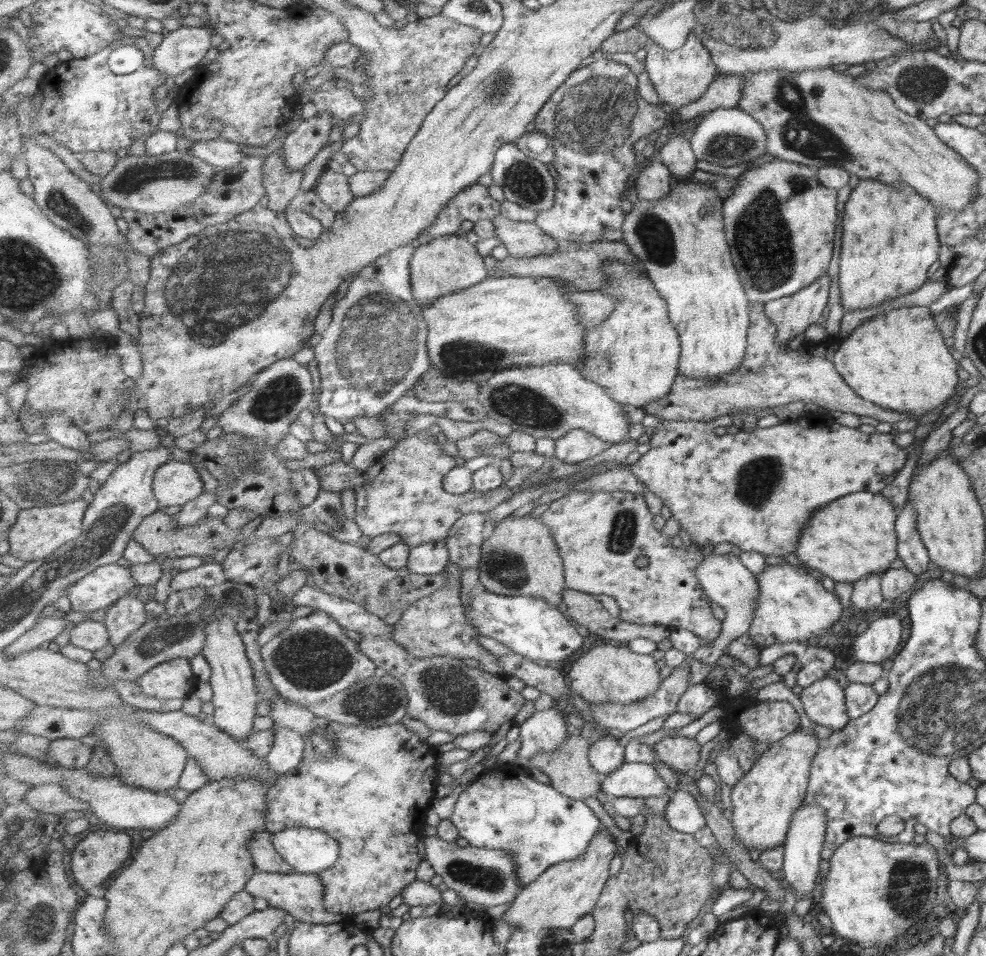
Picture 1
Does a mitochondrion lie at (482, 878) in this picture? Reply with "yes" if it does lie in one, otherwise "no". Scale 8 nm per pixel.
yes

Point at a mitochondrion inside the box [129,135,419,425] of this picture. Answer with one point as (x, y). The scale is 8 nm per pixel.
(231, 277)

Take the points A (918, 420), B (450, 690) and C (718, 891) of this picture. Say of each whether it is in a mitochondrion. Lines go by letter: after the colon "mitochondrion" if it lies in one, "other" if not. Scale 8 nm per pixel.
A: other
B: mitochondrion
C: other

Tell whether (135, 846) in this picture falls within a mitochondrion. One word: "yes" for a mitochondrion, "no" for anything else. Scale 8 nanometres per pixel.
no

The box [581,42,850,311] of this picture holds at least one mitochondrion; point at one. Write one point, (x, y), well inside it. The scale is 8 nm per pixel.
(768, 262)

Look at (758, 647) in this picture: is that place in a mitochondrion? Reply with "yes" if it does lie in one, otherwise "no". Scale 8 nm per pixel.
no

